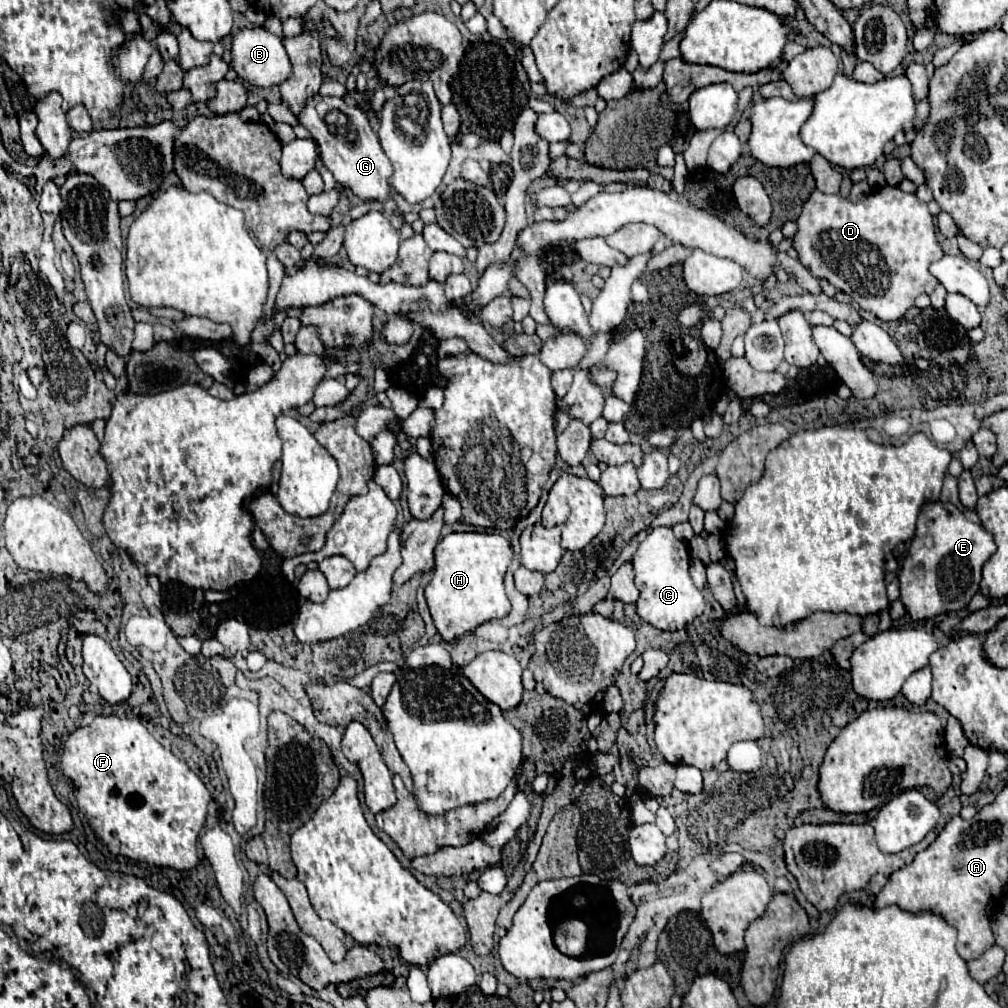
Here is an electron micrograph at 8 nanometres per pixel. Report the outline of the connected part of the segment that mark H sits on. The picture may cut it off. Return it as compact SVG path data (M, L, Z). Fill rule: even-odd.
M451 532L437 544L435 572L425 588L425 598L437 632L445 640L473 632L483 622L509 614L511 604L505 594L503 578L511 558L513 548L509 540L497 532Z

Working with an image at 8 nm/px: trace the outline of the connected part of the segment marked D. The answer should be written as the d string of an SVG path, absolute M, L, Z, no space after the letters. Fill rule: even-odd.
M885 186L861 202L853 204L843 200L839 194L823 194L813 190L797 218L799 232L795 234L795 248L799 252L799 262L809 268L815 278L827 278L835 288L845 294L853 294L857 304L875 314L883 322L897 322L913 306L919 294L931 294L939 280L931 276L931 262L943 258L943 250L937 242L935 224L927 210L927 204L917 200L915 194L905 194L899 188Z

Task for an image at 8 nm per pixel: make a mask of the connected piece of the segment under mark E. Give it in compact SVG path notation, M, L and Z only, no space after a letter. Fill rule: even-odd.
M929 502L923 506L919 520L917 520L917 532L911 540L909 554L903 562L903 568L899 572L899 582L901 582L901 602L905 604L907 612L911 614L913 620L925 620L933 618L943 612L959 612L963 610L973 594L979 590L979 580L981 580L981 566L991 558L995 552L995 540L993 536L975 522L969 522L965 514L953 506L951 502Z

